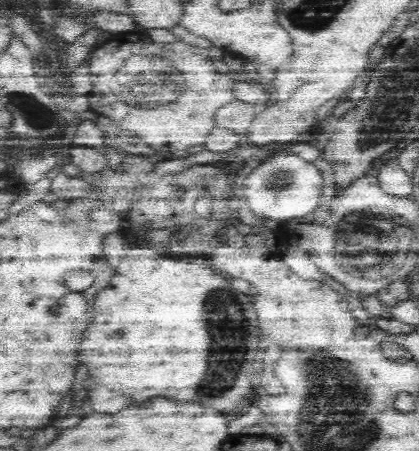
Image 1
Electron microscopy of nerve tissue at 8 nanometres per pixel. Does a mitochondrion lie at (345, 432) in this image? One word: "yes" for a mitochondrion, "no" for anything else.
yes

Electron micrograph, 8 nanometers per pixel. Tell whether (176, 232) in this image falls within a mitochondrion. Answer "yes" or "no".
no

